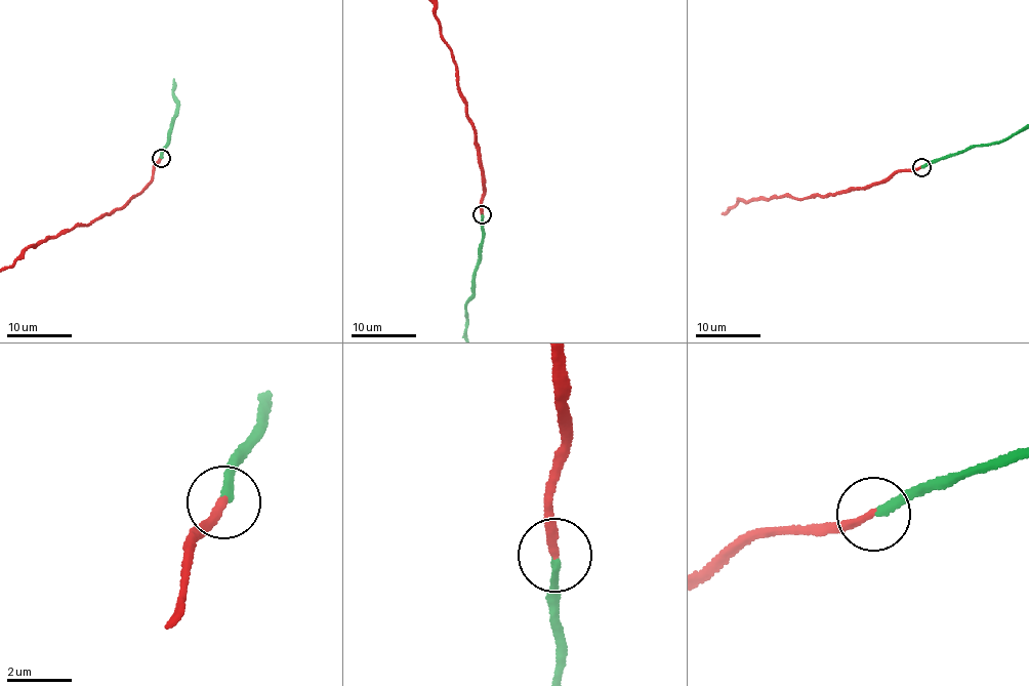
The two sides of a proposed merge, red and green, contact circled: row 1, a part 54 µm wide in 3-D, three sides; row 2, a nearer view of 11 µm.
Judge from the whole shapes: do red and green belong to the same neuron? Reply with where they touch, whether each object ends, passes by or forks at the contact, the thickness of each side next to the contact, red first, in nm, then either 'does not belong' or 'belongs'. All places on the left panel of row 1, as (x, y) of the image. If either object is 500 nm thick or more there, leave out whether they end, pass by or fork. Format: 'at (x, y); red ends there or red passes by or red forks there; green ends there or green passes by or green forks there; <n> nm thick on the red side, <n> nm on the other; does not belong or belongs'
at (161, 158); red ends there; green ends there; 240 nm thick on the red side, 200 nm on the other; belongs

